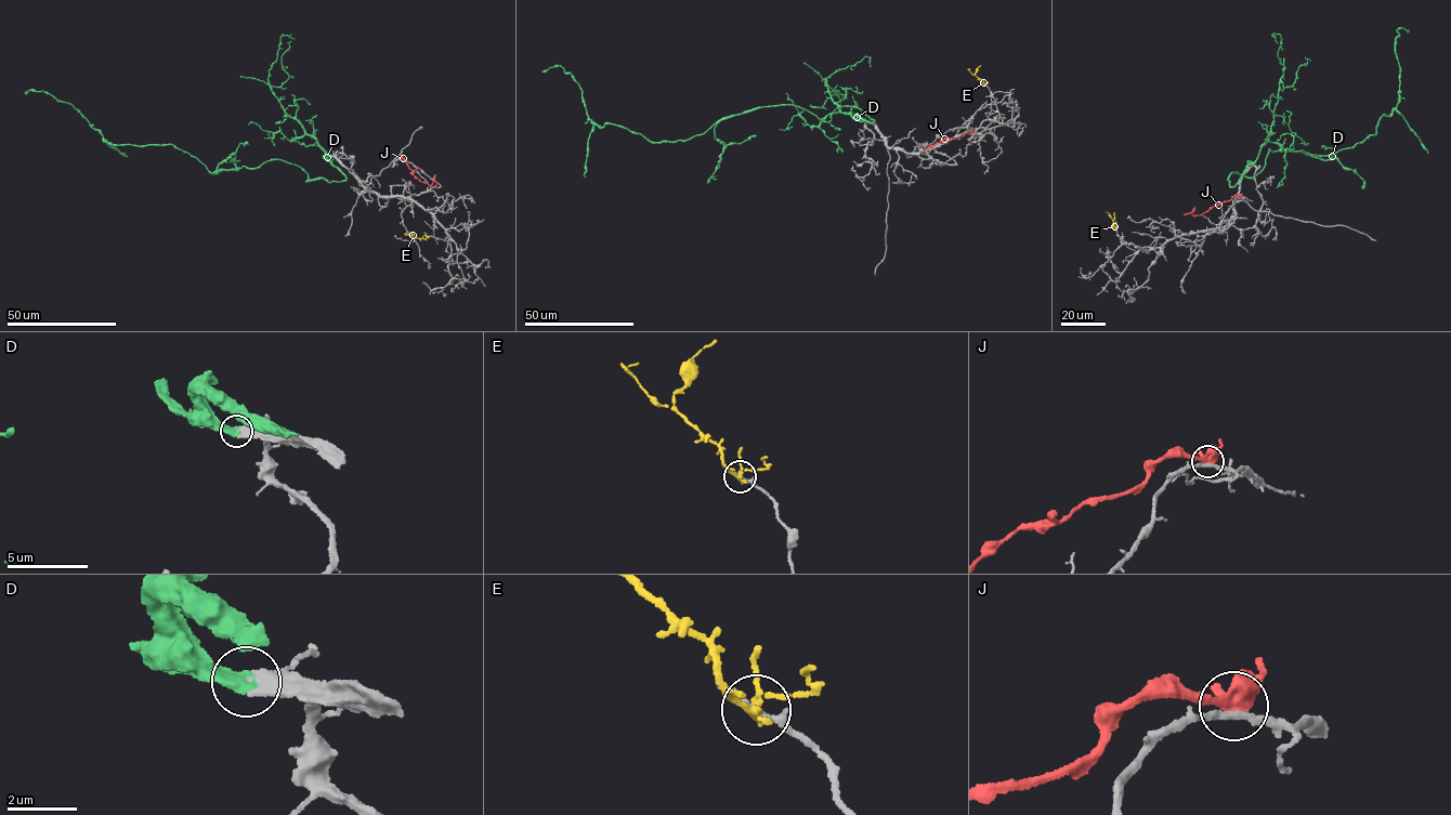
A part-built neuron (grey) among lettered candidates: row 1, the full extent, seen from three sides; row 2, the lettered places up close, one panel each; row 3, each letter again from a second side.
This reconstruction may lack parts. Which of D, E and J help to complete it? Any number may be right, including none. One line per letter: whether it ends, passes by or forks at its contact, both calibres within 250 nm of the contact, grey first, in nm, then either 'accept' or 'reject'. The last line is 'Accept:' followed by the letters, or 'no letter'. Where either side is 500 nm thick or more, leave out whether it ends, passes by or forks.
D: it ends | 260/440 nm | accept
E: it forks | 170/160 nm | reject
J: it forks | 220/400 nm | reject
Accept: D

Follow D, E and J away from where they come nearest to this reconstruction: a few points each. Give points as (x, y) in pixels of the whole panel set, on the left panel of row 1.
D: (331, 156), (345, 179), (306, 182), (274, 159), (212, 172), (170, 144), (107, 143), (73, 104), (24, 93)
E: (427, 236), (418, 238), (406, 233)
J: (402, 158), (413, 174), (430, 185), (436, 182), (435, 187)

